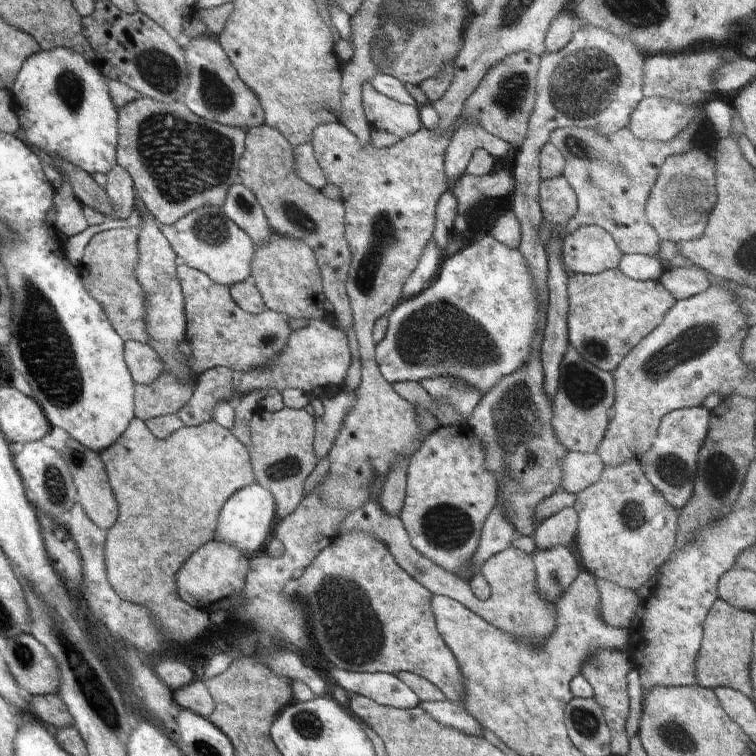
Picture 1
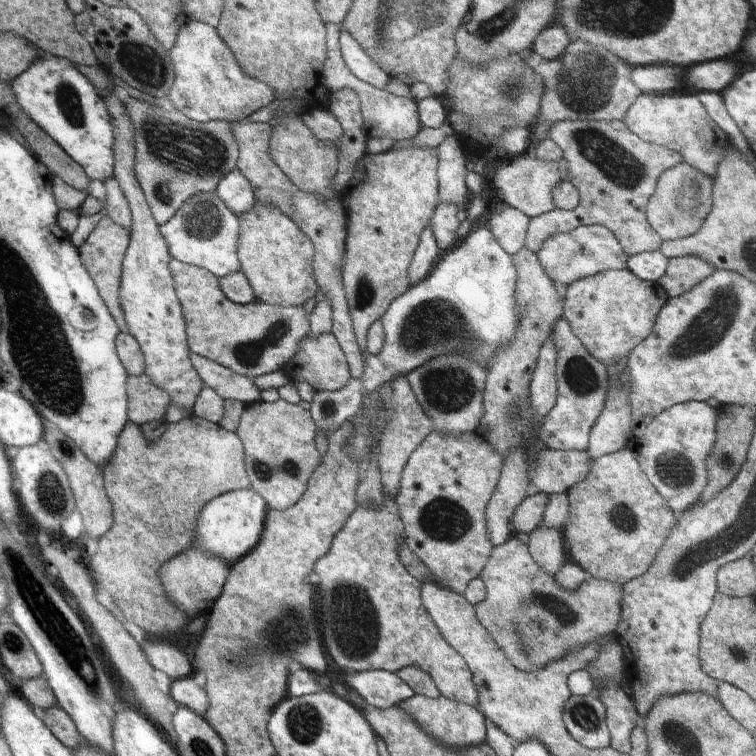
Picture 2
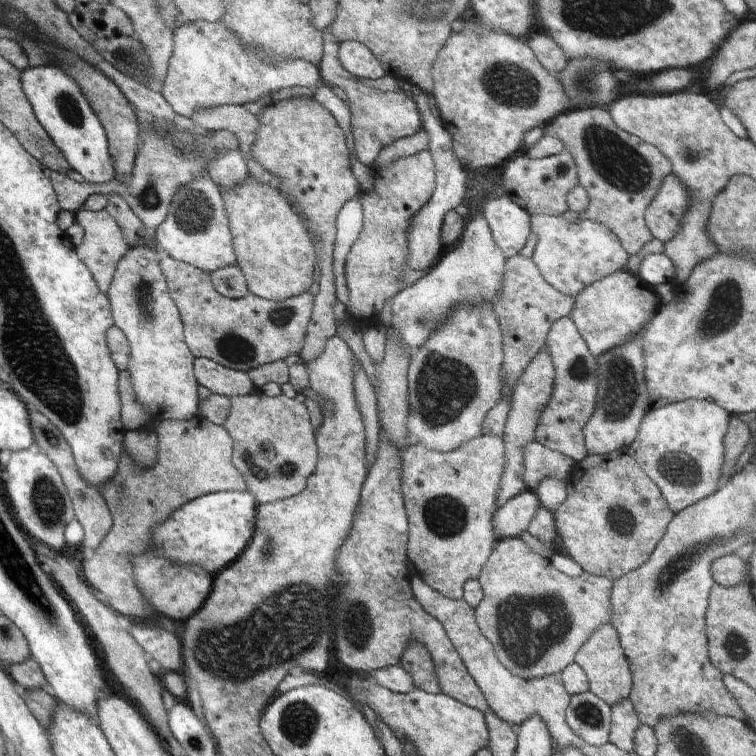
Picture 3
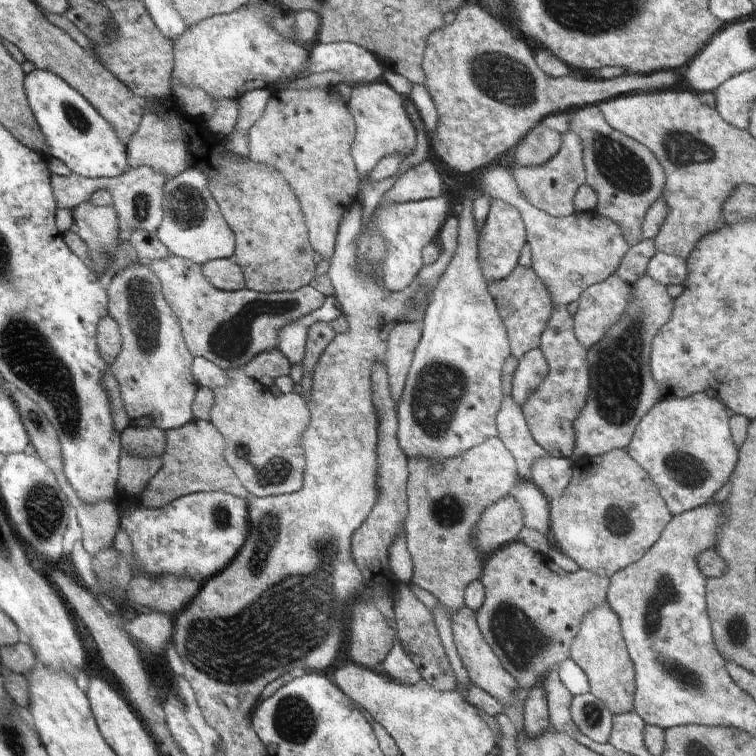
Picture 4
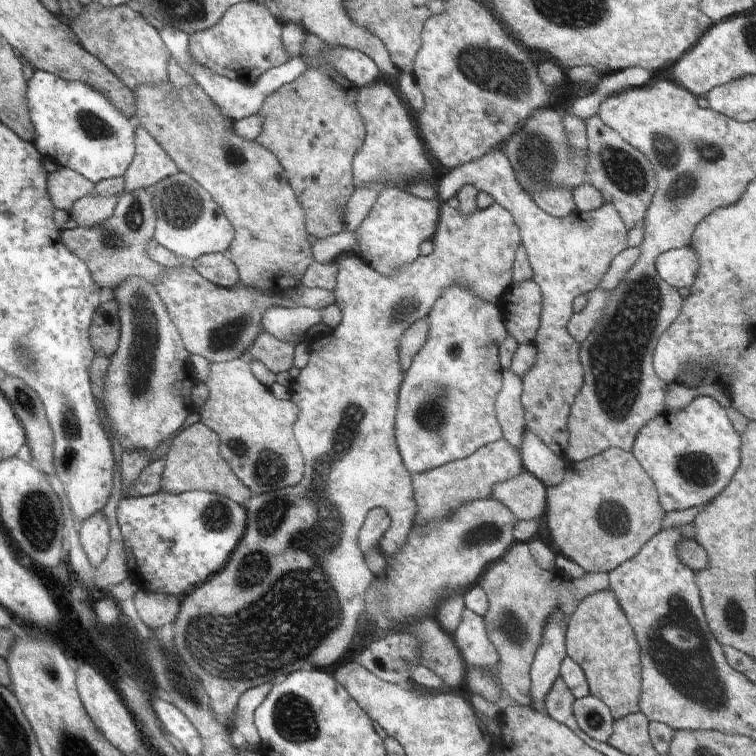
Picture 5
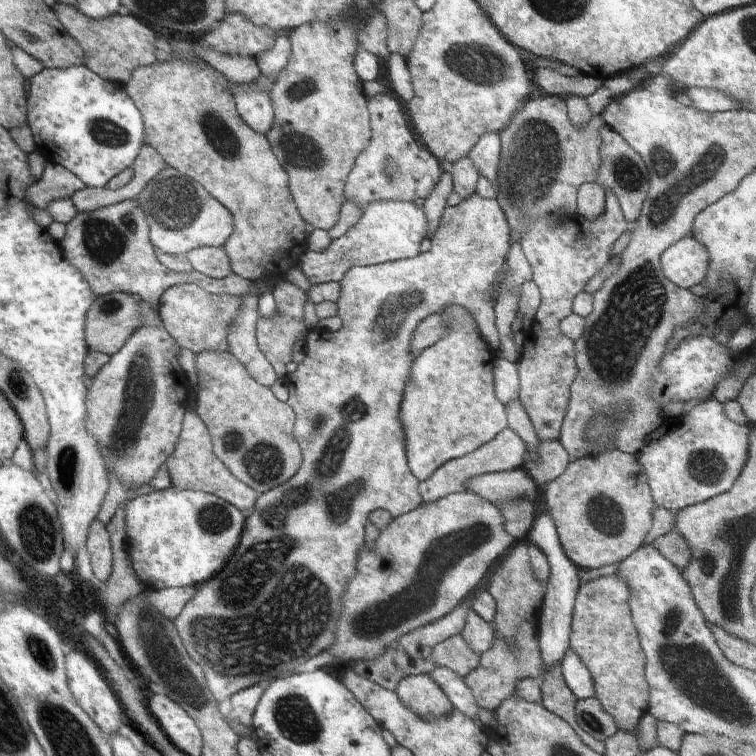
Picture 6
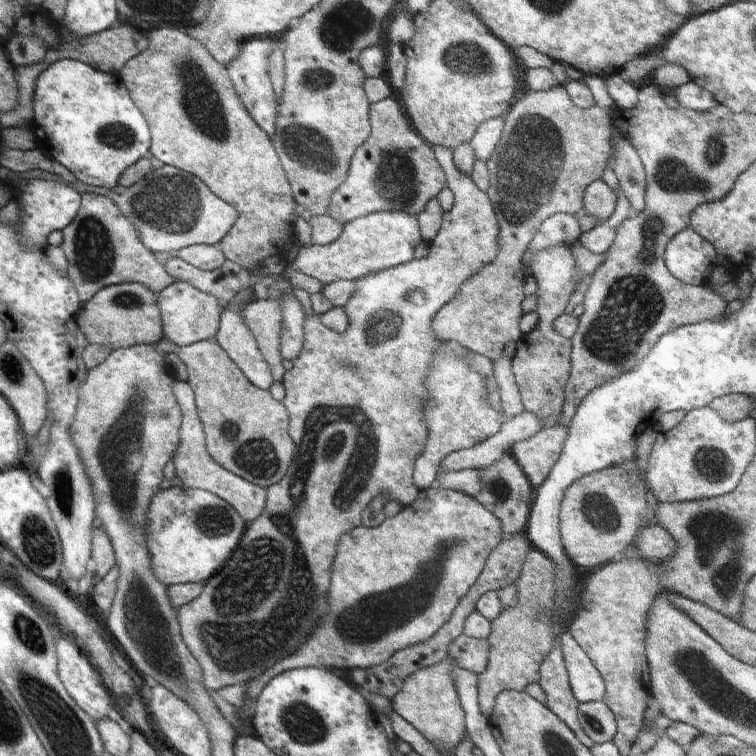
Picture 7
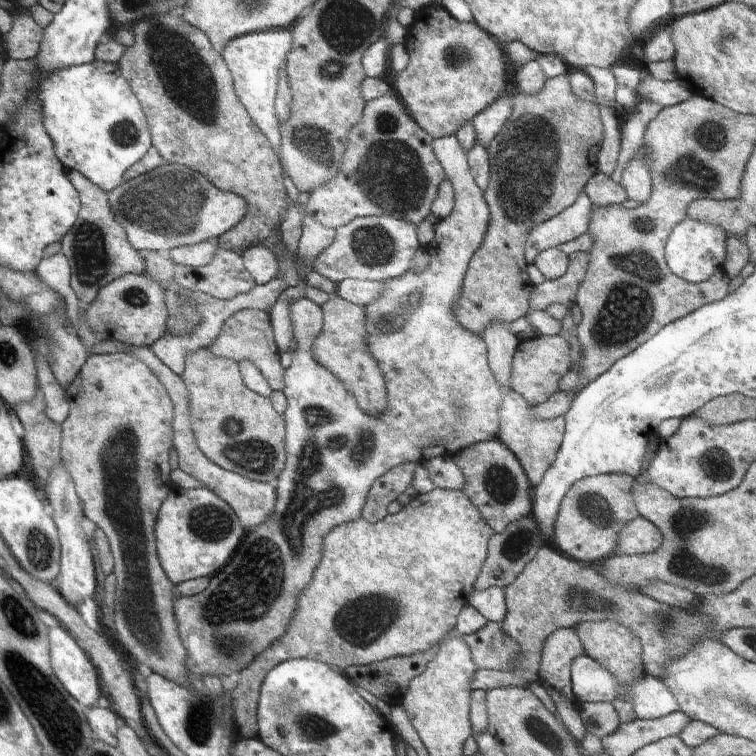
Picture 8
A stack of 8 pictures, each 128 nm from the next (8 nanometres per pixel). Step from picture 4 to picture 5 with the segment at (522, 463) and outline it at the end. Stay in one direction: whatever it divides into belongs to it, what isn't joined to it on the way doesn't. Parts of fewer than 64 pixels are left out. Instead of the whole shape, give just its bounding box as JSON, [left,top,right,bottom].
[495,370,525,451]

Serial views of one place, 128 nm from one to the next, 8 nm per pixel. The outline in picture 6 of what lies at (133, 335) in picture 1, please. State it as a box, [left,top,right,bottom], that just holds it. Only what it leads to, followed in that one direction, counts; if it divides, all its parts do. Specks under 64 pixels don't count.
[70,142,168,214]

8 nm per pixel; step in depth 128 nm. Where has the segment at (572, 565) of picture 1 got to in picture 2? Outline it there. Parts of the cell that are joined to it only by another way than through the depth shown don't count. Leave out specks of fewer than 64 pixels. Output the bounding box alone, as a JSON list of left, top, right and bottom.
[527,525,568,578]

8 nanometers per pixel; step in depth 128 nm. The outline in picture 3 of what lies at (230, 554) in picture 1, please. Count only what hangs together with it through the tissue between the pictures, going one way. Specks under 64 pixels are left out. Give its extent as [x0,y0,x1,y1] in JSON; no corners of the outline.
[134,555,214,622]

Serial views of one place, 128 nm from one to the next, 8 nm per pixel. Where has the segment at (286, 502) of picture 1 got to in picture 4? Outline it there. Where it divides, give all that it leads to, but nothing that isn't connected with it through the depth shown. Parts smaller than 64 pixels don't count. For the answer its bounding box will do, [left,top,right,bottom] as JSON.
[210,368,311,498]

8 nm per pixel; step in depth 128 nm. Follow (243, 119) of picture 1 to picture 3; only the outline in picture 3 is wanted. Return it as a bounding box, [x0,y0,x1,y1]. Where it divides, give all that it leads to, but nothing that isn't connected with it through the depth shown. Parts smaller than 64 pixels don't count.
[160,20,323,119]

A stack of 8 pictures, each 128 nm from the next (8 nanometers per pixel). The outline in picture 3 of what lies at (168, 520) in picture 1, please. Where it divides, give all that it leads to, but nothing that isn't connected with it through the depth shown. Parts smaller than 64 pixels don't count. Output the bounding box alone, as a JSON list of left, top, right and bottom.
[83,414,248,618]

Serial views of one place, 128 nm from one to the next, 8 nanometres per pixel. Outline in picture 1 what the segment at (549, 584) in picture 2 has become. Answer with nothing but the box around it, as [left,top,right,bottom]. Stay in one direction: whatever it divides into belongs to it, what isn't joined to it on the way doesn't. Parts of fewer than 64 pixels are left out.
[339,501,639,645]

